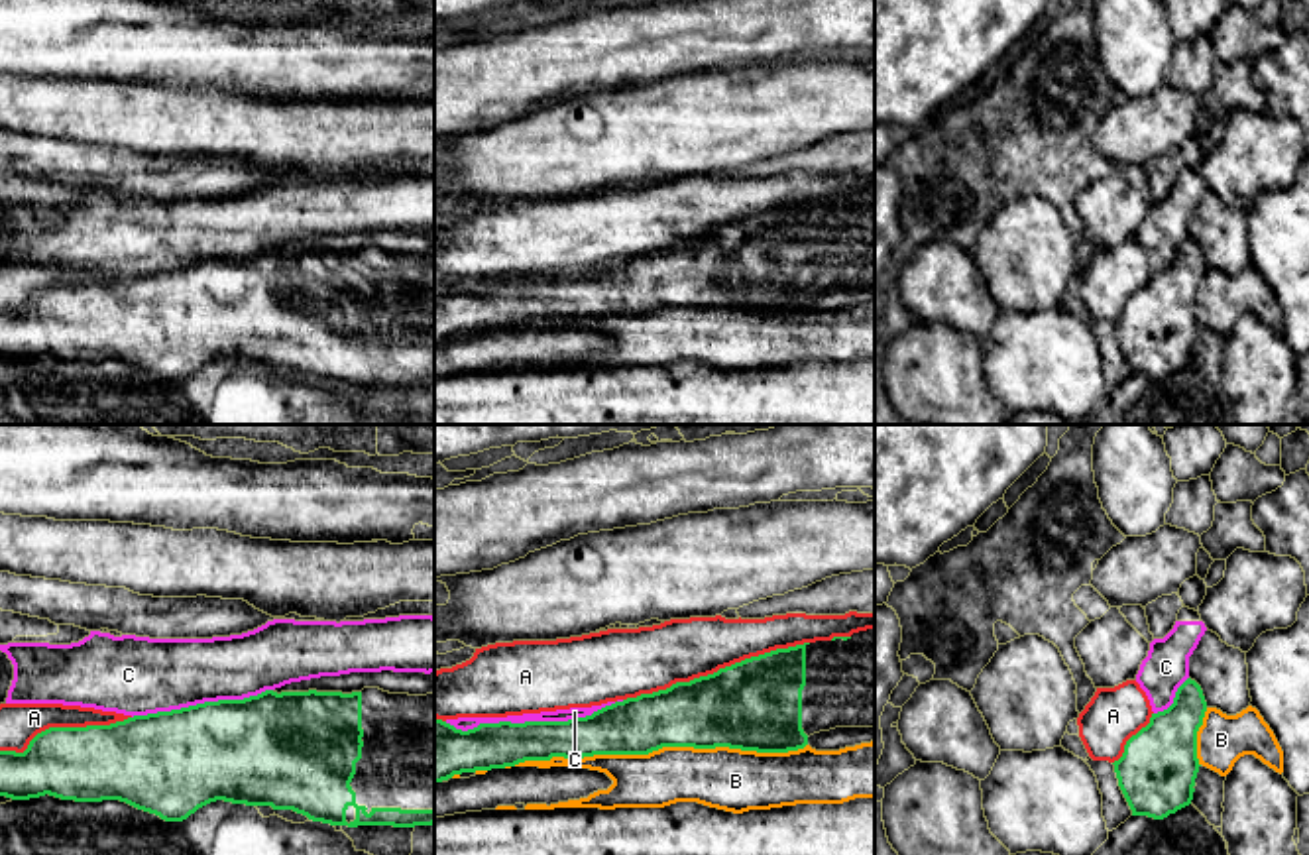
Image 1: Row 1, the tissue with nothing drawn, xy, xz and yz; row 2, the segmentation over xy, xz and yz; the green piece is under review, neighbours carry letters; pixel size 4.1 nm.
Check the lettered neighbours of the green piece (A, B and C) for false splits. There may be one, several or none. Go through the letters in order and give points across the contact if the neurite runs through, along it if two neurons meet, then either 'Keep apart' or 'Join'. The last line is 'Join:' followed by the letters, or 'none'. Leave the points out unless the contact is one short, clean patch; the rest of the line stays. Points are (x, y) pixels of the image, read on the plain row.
A: Keep apart
B: Keep apart
C: Keep apart
Join: none

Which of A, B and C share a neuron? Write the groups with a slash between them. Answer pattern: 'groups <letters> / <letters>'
groups A / B / C

